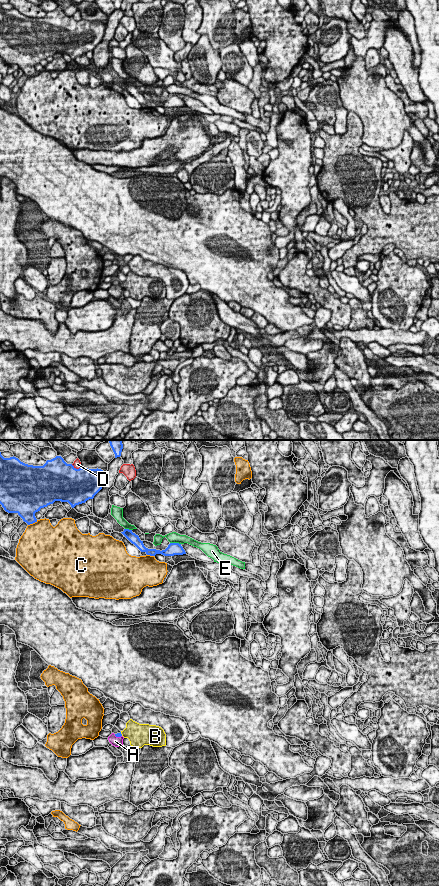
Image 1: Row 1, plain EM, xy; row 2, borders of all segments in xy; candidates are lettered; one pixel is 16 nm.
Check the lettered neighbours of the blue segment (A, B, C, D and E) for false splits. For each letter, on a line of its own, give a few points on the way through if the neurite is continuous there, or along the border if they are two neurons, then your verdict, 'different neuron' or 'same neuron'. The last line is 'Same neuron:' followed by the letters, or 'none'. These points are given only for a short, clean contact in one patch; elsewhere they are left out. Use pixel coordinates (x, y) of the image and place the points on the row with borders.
A: runs through xy (118, 734), (118, 736), (115, 741); same neuron
B: different neuron
C: different neuron
D: different neuron
E: different neuron
Same neuron: A

